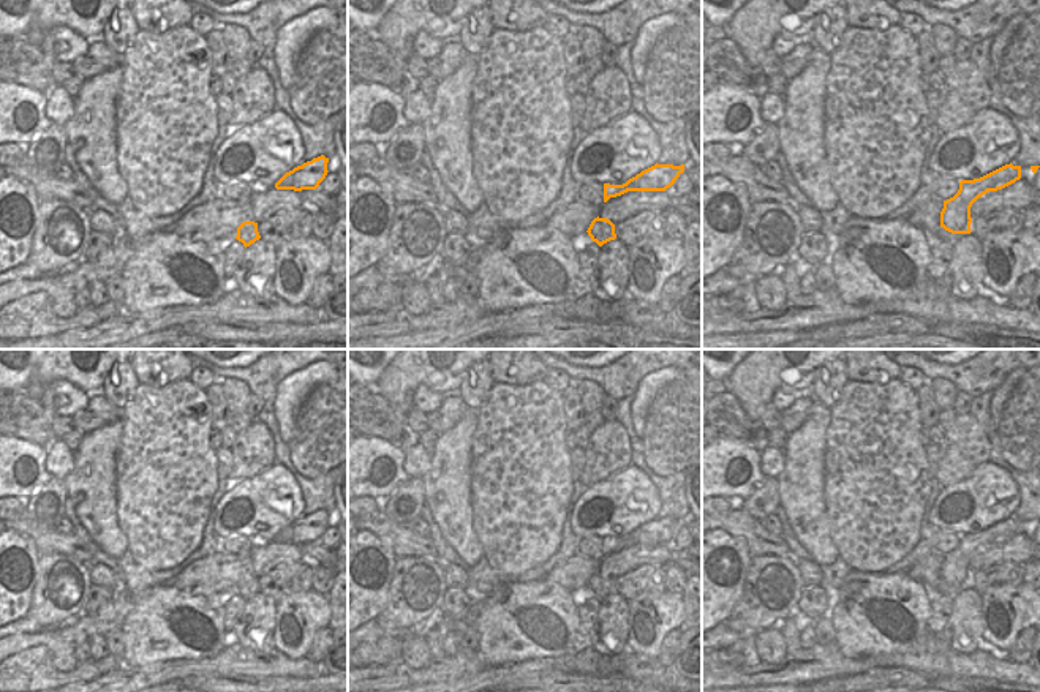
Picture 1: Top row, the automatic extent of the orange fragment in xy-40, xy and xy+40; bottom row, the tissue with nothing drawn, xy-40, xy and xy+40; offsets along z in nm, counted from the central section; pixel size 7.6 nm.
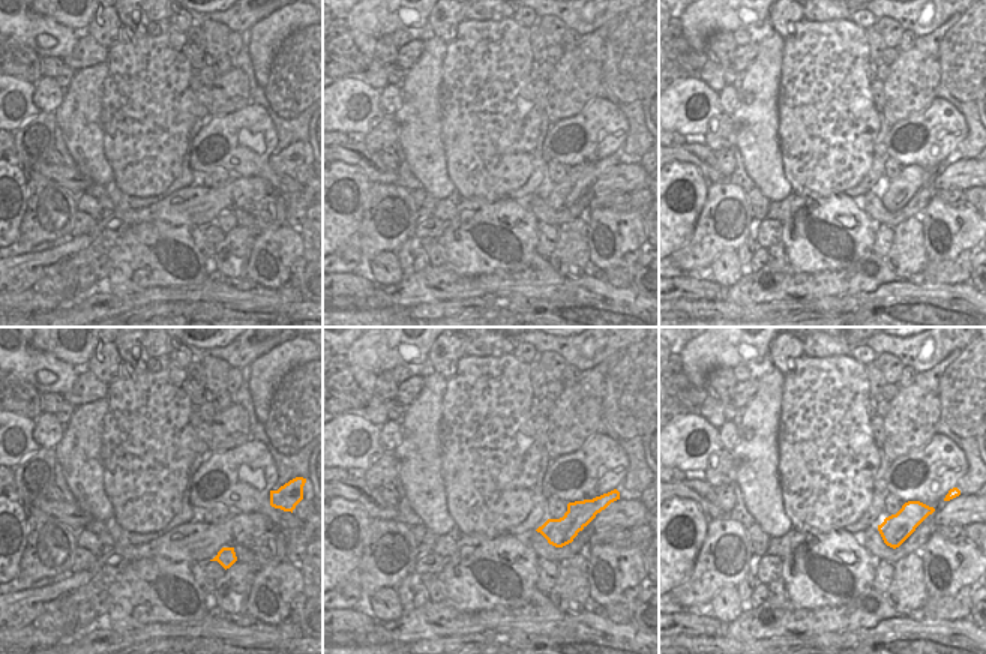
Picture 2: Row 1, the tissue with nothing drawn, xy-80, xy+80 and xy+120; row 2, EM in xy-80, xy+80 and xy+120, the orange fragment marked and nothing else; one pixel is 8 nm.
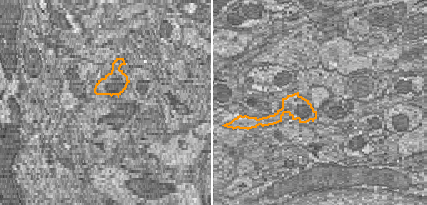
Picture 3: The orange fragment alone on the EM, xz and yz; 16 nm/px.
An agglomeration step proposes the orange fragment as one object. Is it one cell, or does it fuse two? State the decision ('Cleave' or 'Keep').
Keep

